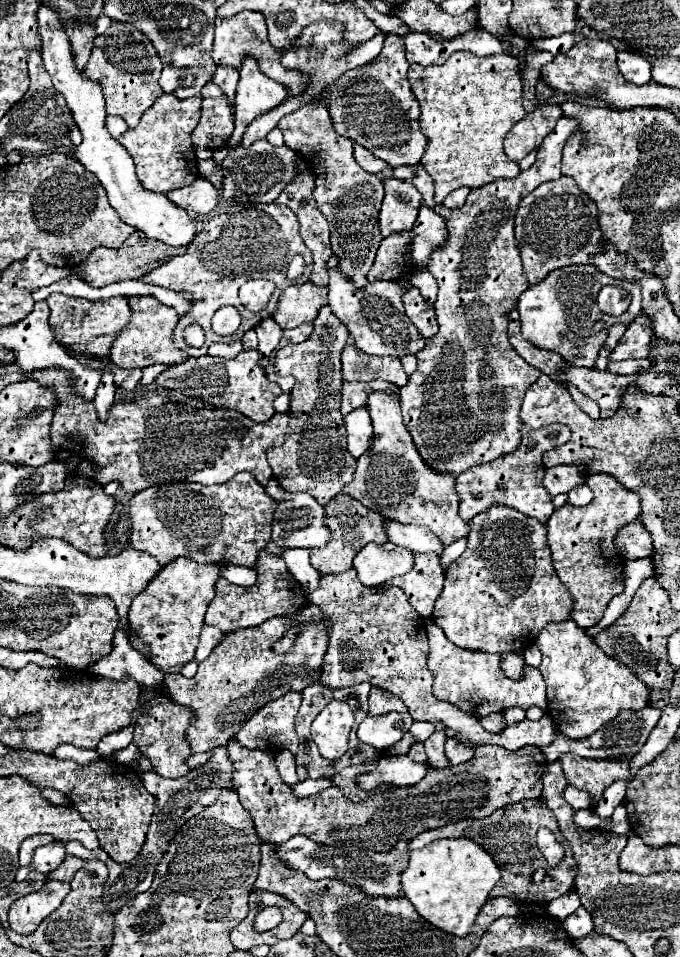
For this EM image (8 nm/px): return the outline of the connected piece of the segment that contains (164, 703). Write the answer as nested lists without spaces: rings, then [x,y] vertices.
[[[160,689],[152,695],[152,707],[148,715],[142,715],[134,727],[134,743],[140,747],[140,753],[152,761],[152,769],[162,777],[182,777],[190,769],[182,763],[190,755],[190,745],[186,741],[186,727],[190,723],[190,711],[172,703],[166,697],[166,691]]]

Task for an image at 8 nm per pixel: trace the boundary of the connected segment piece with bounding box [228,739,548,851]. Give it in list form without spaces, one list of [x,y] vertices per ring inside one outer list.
[[[230,739],[228,753],[234,761],[232,783],[244,809],[252,815],[256,833],[262,841],[280,845],[292,835],[306,835],[316,843],[332,845],[342,851],[388,851],[400,839],[412,839],[422,831],[460,819],[484,819],[506,805],[538,799],[542,793],[542,775],[548,765],[538,747],[508,751],[498,745],[480,745],[474,749],[474,757],[468,763],[446,769],[430,767],[420,783],[388,791],[388,795],[372,795],[372,799],[354,805],[344,799],[338,787],[328,787],[318,795],[296,799],[290,787],[280,779],[274,755],[268,751],[246,749]]]

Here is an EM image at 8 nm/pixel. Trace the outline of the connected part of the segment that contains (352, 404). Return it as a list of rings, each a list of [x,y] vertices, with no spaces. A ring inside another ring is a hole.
[[[376,379],[376,381],[370,381],[370,383],[358,383],[358,381],[344,381],[342,385],[342,415],[346,415],[348,411],[360,407],[360,405],[366,405],[366,397],[372,393],[372,391],[398,391],[396,385],[390,385],[388,381],[382,381],[382,379]]]

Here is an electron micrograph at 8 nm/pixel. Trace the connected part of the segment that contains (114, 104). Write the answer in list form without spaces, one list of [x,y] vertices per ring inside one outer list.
[[[112,23],[104,35],[98,35],[86,65],[86,75],[102,85],[108,115],[122,117],[130,129],[140,123],[142,113],[162,95],[162,87],[158,85],[160,71],[162,61],[156,49],[130,23]]]

